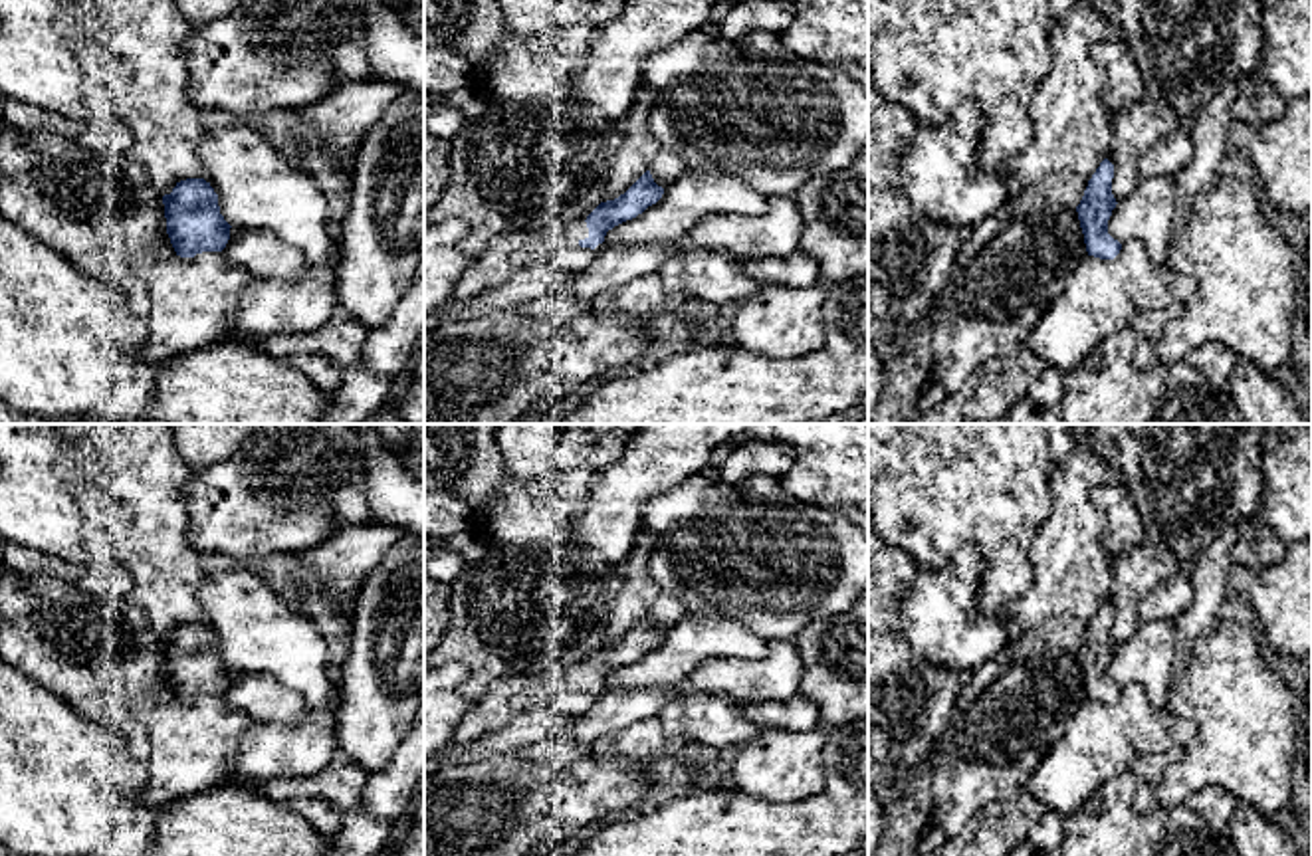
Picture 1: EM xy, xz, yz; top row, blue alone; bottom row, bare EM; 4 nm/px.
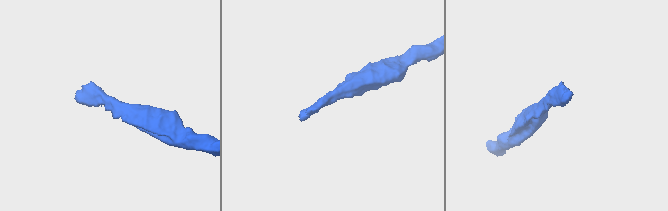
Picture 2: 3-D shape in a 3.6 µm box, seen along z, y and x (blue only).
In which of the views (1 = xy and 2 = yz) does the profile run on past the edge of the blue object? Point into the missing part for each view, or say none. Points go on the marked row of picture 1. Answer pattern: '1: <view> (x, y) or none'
1: none
2: none

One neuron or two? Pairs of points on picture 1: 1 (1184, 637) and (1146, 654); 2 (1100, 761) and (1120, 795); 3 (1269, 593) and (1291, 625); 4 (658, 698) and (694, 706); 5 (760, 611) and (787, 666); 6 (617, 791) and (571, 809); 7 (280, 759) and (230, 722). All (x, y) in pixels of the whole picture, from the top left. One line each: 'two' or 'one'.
1: two
2: two
3: one
4: two
5: two
6: one
7: two

